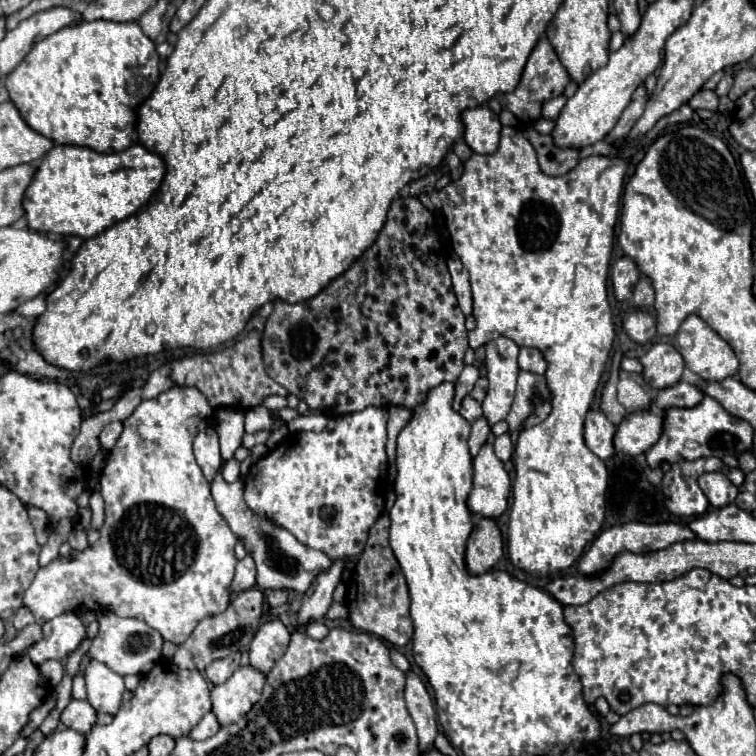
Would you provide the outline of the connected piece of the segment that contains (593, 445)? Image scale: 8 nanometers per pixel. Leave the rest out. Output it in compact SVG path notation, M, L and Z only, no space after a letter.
M591 410L591 414L587 414L585 418L587 448L601 460L607 460L615 454L613 436L615 436L615 426L607 420L607 416L599 410Z

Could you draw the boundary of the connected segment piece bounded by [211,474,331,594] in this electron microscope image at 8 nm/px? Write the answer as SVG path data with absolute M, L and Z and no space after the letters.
M221 474L211 482L211 494L217 506L217 512L227 520L233 534L245 546L247 554L255 560L257 566L257 588L259 590L295 590L303 594L313 578L331 566L331 558L319 550L313 550L301 544L289 530L275 524L271 518L259 518L243 500L243 482L237 480L233 484L225 482Z

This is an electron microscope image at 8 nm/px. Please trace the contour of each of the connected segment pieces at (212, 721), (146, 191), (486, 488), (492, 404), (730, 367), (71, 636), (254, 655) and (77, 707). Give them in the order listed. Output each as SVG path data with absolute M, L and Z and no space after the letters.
M209 712L209 714L205 714L203 720L193 728L193 732L189 734L189 738L193 738L193 740L205 740L205 738L213 736L219 728L221 728L221 724L217 722L217 716L215 716L213 712Z
M57 144L41 158L31 184L25 190L23 208L27 226L35 232L93 238L139 212L159 188L163 174L165 162L141 144L133 144L127 150L113 154Z
M485 444L479 450L473 458L473 466L473 488L467 498L467 508L473 514L495 520L507 510L511 478L503 468L503 462L495 456L491 444Z
M499 336L497 340L485 346L485 366L487 366L489 388L481 406L489 426L505 420L513 404L515 382L519 374L517 354L519 354L519 346L505 336Z
M689 316L683 324L681 324L674 342L675 348L681 352L681 356L685 358L685 366L699 374L703 380L707 382L719 382L727 376L737 376L739 370L739 360L735 356L735 352L731 350L731 346L715 332L711 330L699 316Z
M61 614L43 624L43 640L31 646L27 654L37 666L47 660L63 660L81 644L85 636L87 628L81 618L75 614Z
M279 618L261 624L249 648L251 666L267 674L271 666L285 654L287 646L289 646L289 630Z
M73 698L67 704L67 708L61 712L61 722L67 728L73 728L81 734L87 734L95 726L95 718L97 718L97 712L93 710L93 706L87 700Z

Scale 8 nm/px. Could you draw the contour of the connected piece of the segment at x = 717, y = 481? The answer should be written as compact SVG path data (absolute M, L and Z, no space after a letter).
M711 472L711 474L701 474L697 480L699 488L703 490L703 494L707 496L709 504L713 508L719 506L727 506L737 498L737 488L729 482L725 472Z

